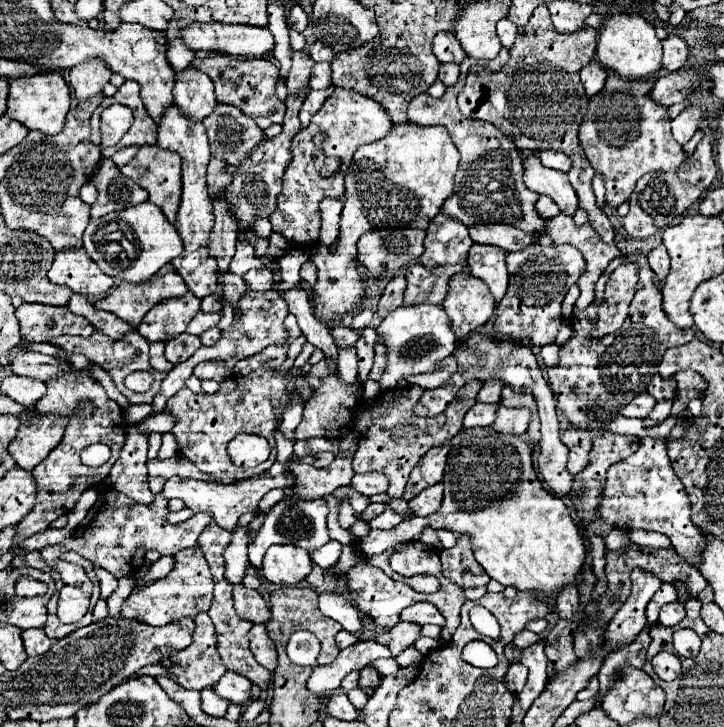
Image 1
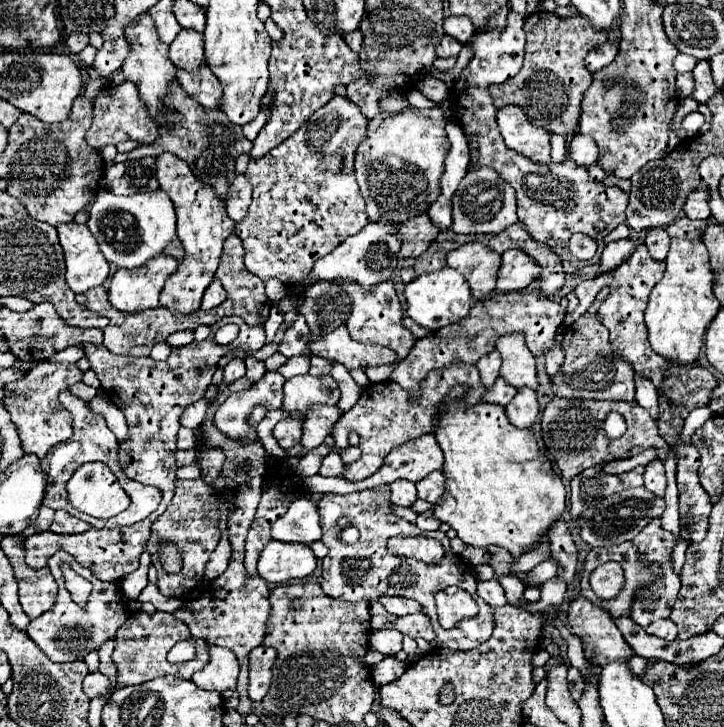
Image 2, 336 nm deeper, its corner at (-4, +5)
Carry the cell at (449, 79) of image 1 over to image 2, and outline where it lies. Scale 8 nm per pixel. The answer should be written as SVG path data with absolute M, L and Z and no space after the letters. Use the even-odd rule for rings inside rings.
M445 36L445 38L439 42L439 46L437 46L437 56L439 56L439 58L459 56L461 48L463 48L463 44L459 44L459 42L457 42L455 38L451 38L451 36Z

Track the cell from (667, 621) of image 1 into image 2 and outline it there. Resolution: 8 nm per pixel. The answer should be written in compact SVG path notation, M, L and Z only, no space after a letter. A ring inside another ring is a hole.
M671 618L653 622L651 626L645 628L645 632L651 636L657 636L657 638L663 638L663 640L675 640L677 638L677 626L675 626L675 622L671 622Z

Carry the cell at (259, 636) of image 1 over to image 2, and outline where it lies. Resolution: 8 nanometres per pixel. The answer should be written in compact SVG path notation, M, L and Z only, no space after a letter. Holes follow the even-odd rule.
M267 646L253 648L249 654L249 700L261 702L271 684L271 666L275 662L275 650Z

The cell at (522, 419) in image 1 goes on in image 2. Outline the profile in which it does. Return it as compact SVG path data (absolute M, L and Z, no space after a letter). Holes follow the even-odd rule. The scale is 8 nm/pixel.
M521 388L515 398L505 406L509 422L517 428L531 428L537 414L539 414L539 406L537 406L537 396L535 390L531 388Z

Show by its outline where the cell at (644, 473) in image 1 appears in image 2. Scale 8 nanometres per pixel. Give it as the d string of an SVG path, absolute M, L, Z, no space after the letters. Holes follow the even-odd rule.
M635 374L635 402L645 408L653 418L657 418L659 410L657 410L657 388L653 386L653 382L641 374Z

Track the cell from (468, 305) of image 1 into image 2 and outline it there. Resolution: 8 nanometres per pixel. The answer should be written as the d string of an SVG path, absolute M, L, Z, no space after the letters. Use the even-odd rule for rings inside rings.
M479 242L463 244L447 254L447 264L467 278L475 300L483 300L493 294L501 254L495 254L489 246Z

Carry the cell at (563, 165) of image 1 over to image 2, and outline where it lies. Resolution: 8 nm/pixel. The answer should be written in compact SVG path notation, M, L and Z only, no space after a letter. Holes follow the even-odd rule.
M577 134L569 146L571 158L579 164L579 166L589 166L593 162L597 162L597 144L593 138L587 138L583 134Z

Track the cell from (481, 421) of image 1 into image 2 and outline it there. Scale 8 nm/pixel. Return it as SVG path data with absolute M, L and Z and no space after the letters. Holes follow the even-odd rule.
M497 378L495 384L491 386L491 390L487 390L481 400L483 400L483 402L491 402L491 404L507 406L507 402L511 402L511 398L513 398L515 394L517 394L517 388L509 386L503 378Z

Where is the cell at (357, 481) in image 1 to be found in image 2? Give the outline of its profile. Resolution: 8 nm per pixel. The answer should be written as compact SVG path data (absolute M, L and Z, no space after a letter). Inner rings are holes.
M397 480L391 484L391 502L395 506L413 506L413 502L417 500L417 490L415 490L415 484L413 482L407 482L407 480Z

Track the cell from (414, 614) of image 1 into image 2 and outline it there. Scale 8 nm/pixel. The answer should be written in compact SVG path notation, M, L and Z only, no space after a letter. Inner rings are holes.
M381 596L381 598L379 598L379 602L383 604L383 608L385 608L389 614L395 614L395 616L407 616L407 614L421 612L419 602L415 602L415 600L407 600L407 598Z

